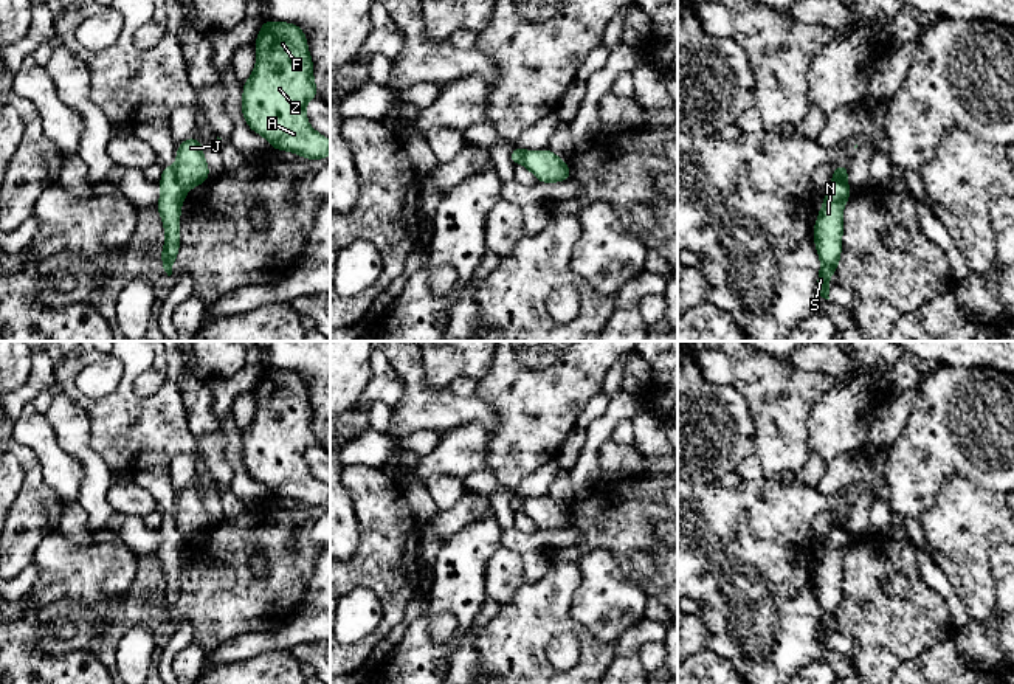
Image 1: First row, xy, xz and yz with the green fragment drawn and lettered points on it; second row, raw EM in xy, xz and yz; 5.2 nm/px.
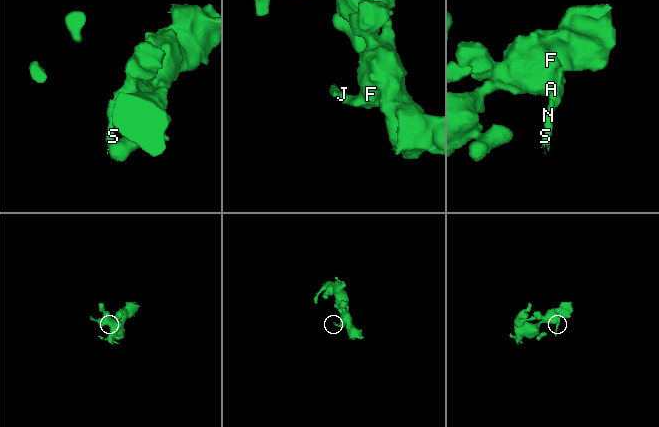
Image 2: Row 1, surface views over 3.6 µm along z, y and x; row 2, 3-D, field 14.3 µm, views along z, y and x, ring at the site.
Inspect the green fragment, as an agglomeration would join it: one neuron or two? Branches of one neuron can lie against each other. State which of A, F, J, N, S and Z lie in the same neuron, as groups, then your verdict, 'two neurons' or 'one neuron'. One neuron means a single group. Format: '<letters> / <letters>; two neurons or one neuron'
A F J Z / N S; two neurons

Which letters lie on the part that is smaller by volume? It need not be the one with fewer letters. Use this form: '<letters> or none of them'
N, S

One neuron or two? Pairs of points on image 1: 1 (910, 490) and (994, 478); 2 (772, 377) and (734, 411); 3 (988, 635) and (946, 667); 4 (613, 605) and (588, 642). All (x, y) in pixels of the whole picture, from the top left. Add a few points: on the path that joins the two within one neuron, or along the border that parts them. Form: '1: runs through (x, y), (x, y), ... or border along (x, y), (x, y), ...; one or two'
1: runs through (931, 470), (937, 464), (968, 464), (974, 467); one
2: border along (732, 385), (746, 404), (754, 438); two
3: runs through (977, 646), (957, 666); one
4: border along (569, 608), (569, 614), (594, 636), (614, 642); two

